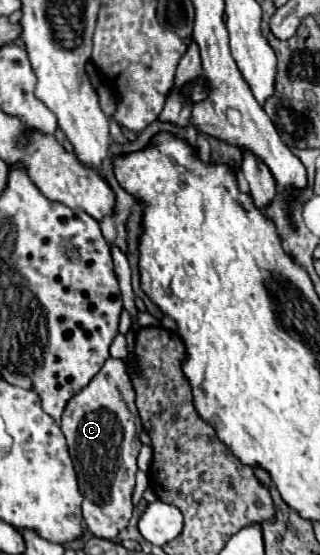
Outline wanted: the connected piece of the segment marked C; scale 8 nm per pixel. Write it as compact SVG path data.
M107 359L101 371L91 379L91 383L81 389L69 403L61 417L61 431L67 439L71 459L75 461L75 471L79 477L79 489L83 493L83 519L87 529L101 539L113 539L115 529L127 527L133 505L131 495L135 489L135 473L137 473L137 455L141 451L139 433L143 431L143 423L139 411L135 407L135 391L131 377L127 373L127 365L123 359Z

